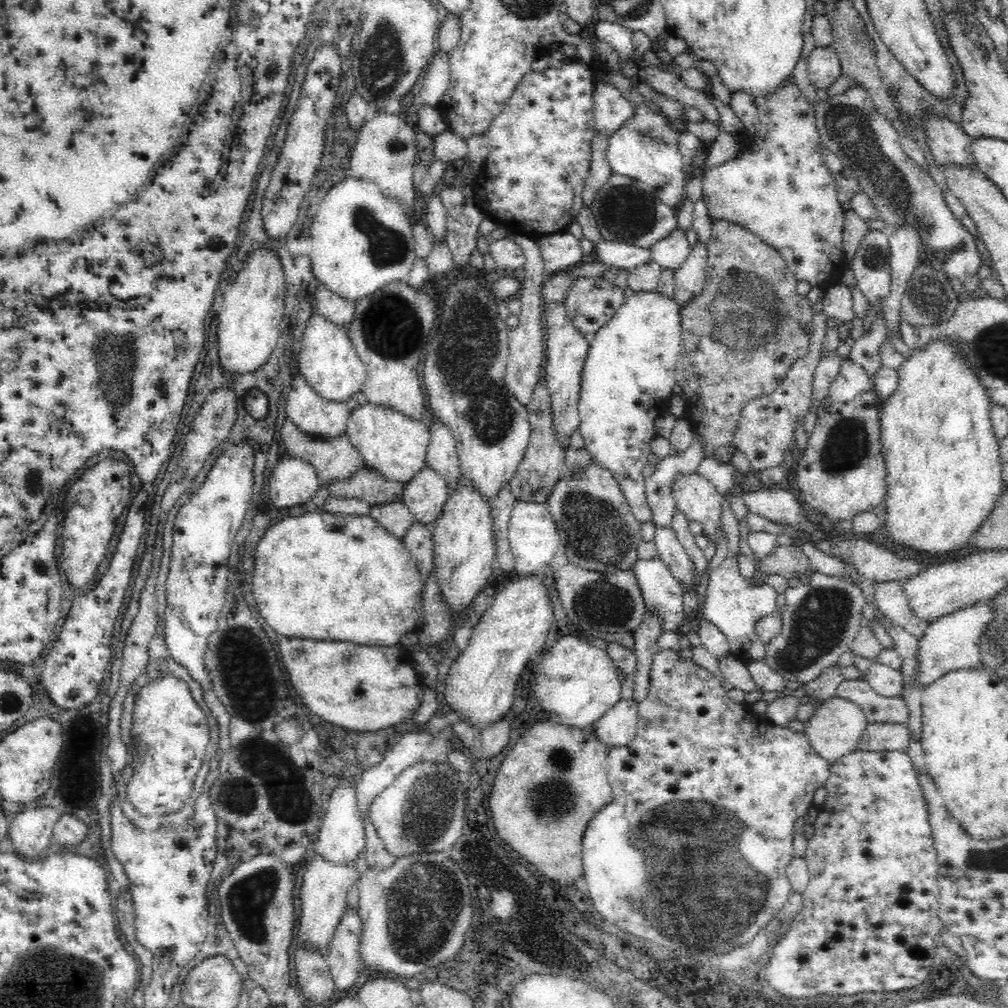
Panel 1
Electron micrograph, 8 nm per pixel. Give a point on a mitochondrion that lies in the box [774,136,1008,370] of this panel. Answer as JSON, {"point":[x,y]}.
{"point":[928,296]}

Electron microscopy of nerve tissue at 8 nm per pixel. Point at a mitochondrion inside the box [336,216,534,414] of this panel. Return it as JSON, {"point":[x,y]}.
{"point":[389,325]}

